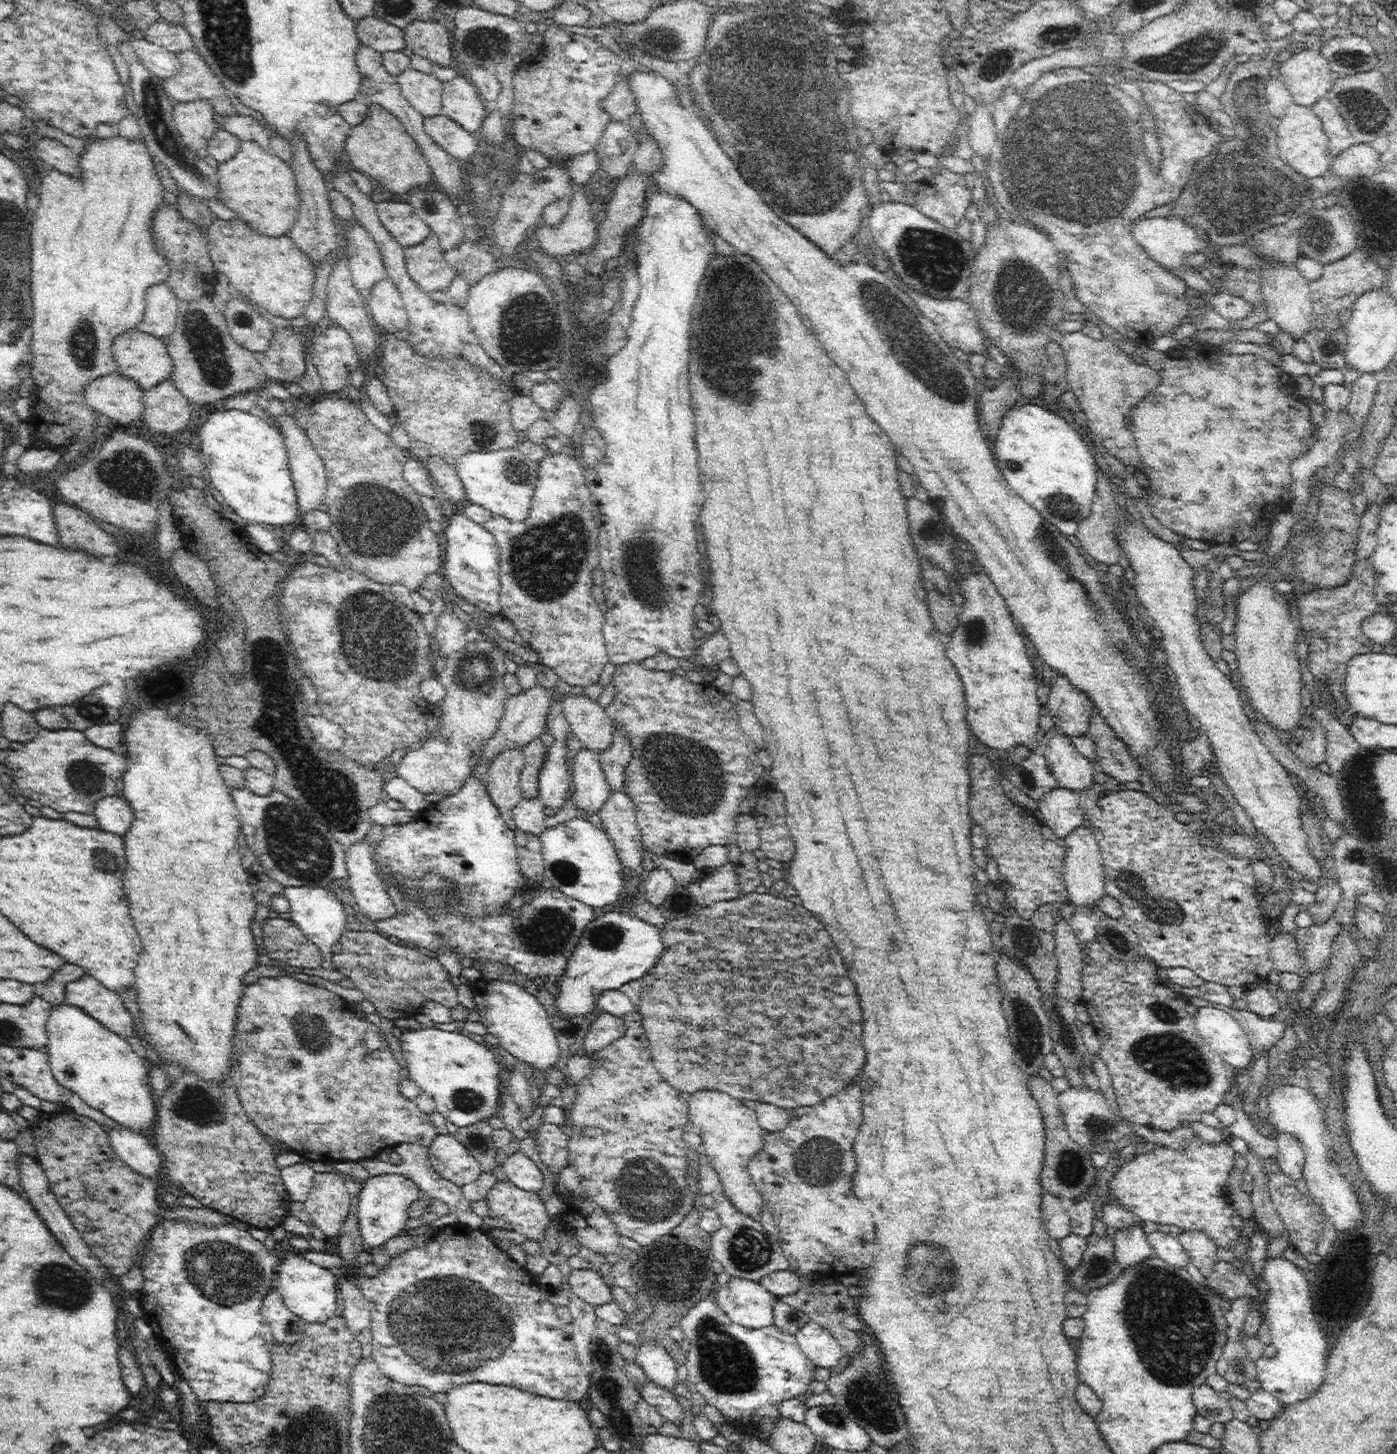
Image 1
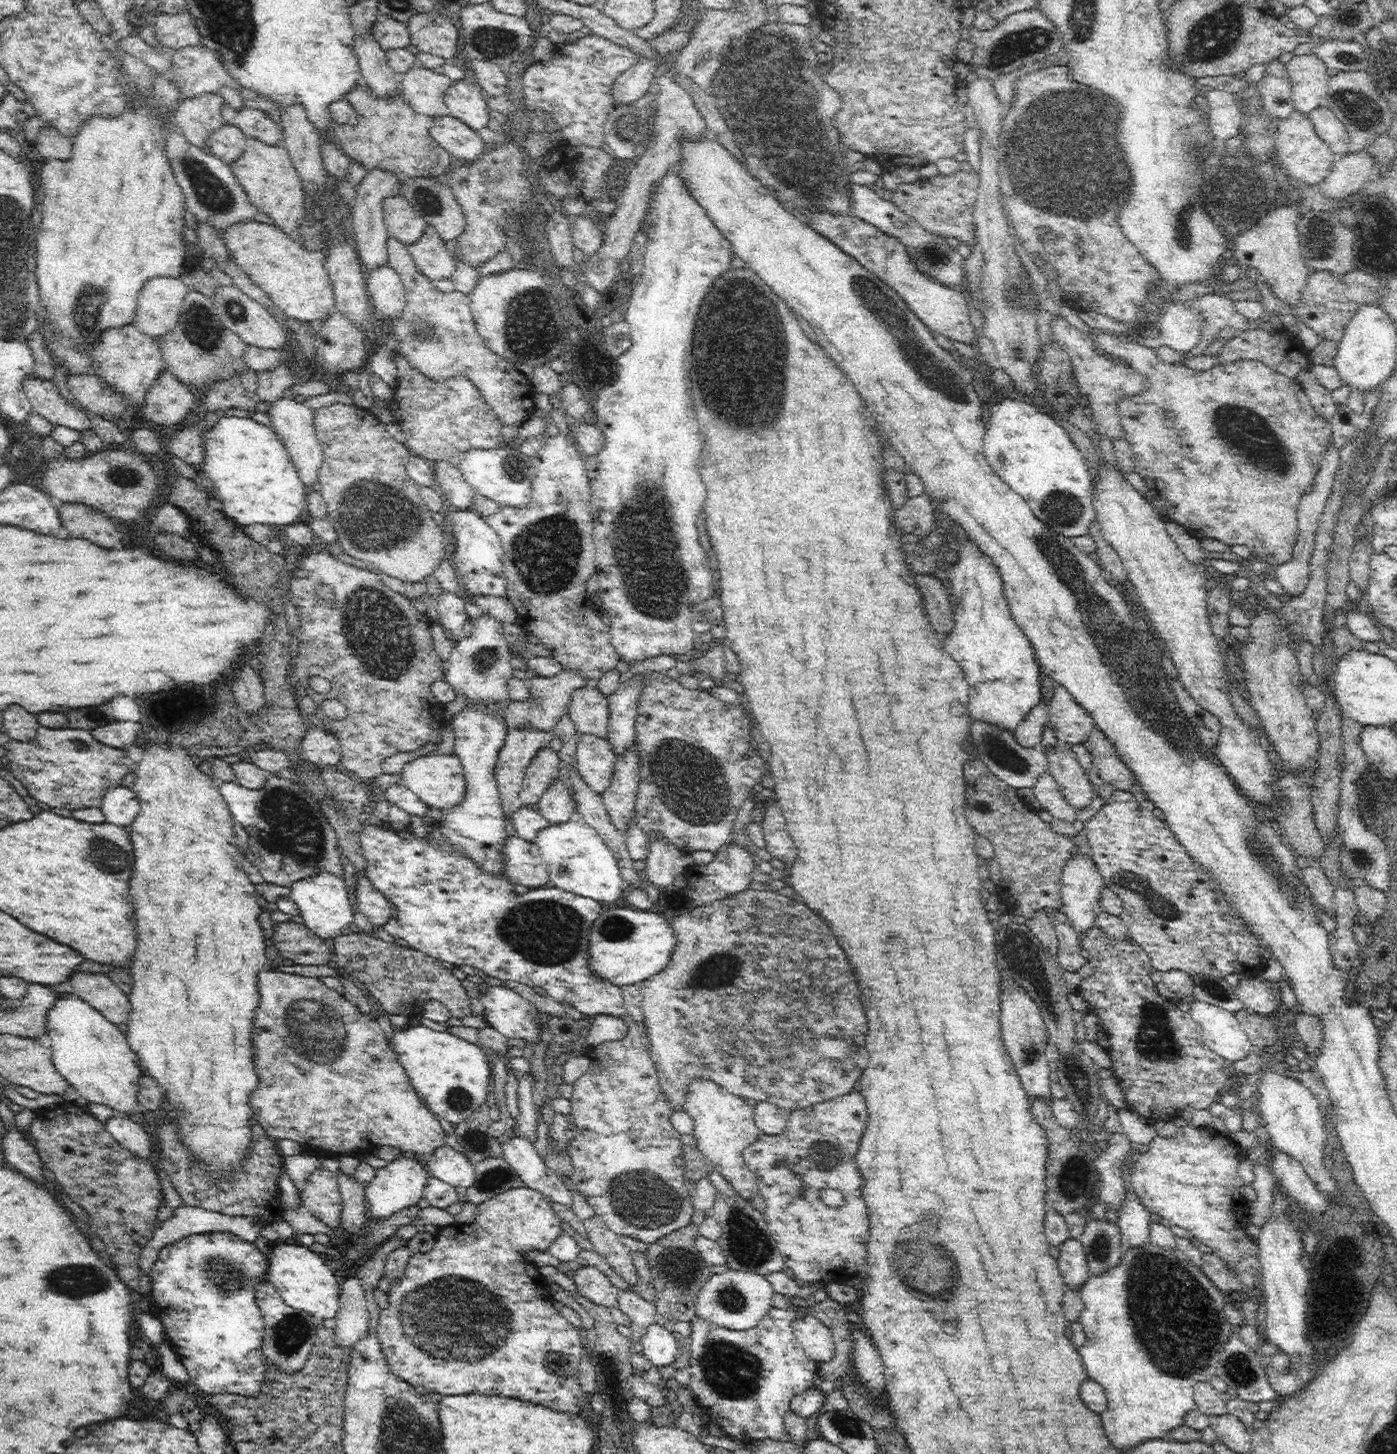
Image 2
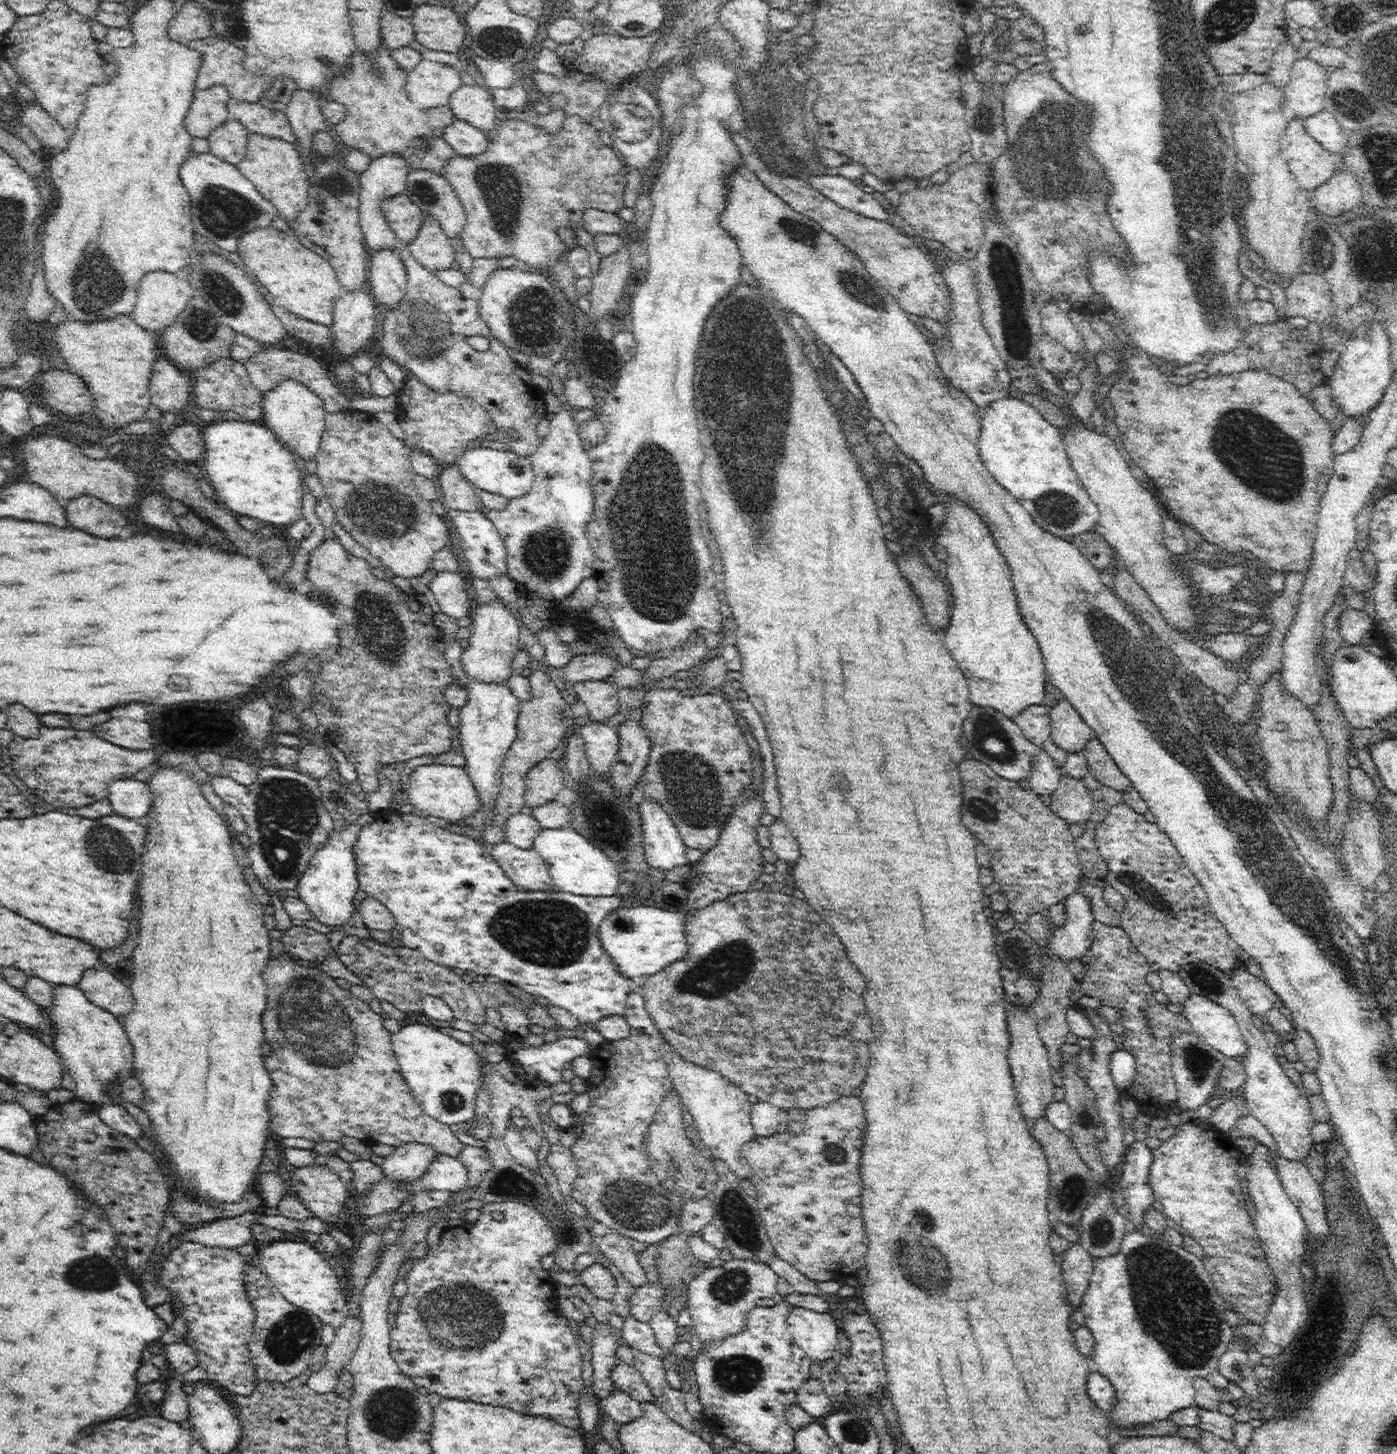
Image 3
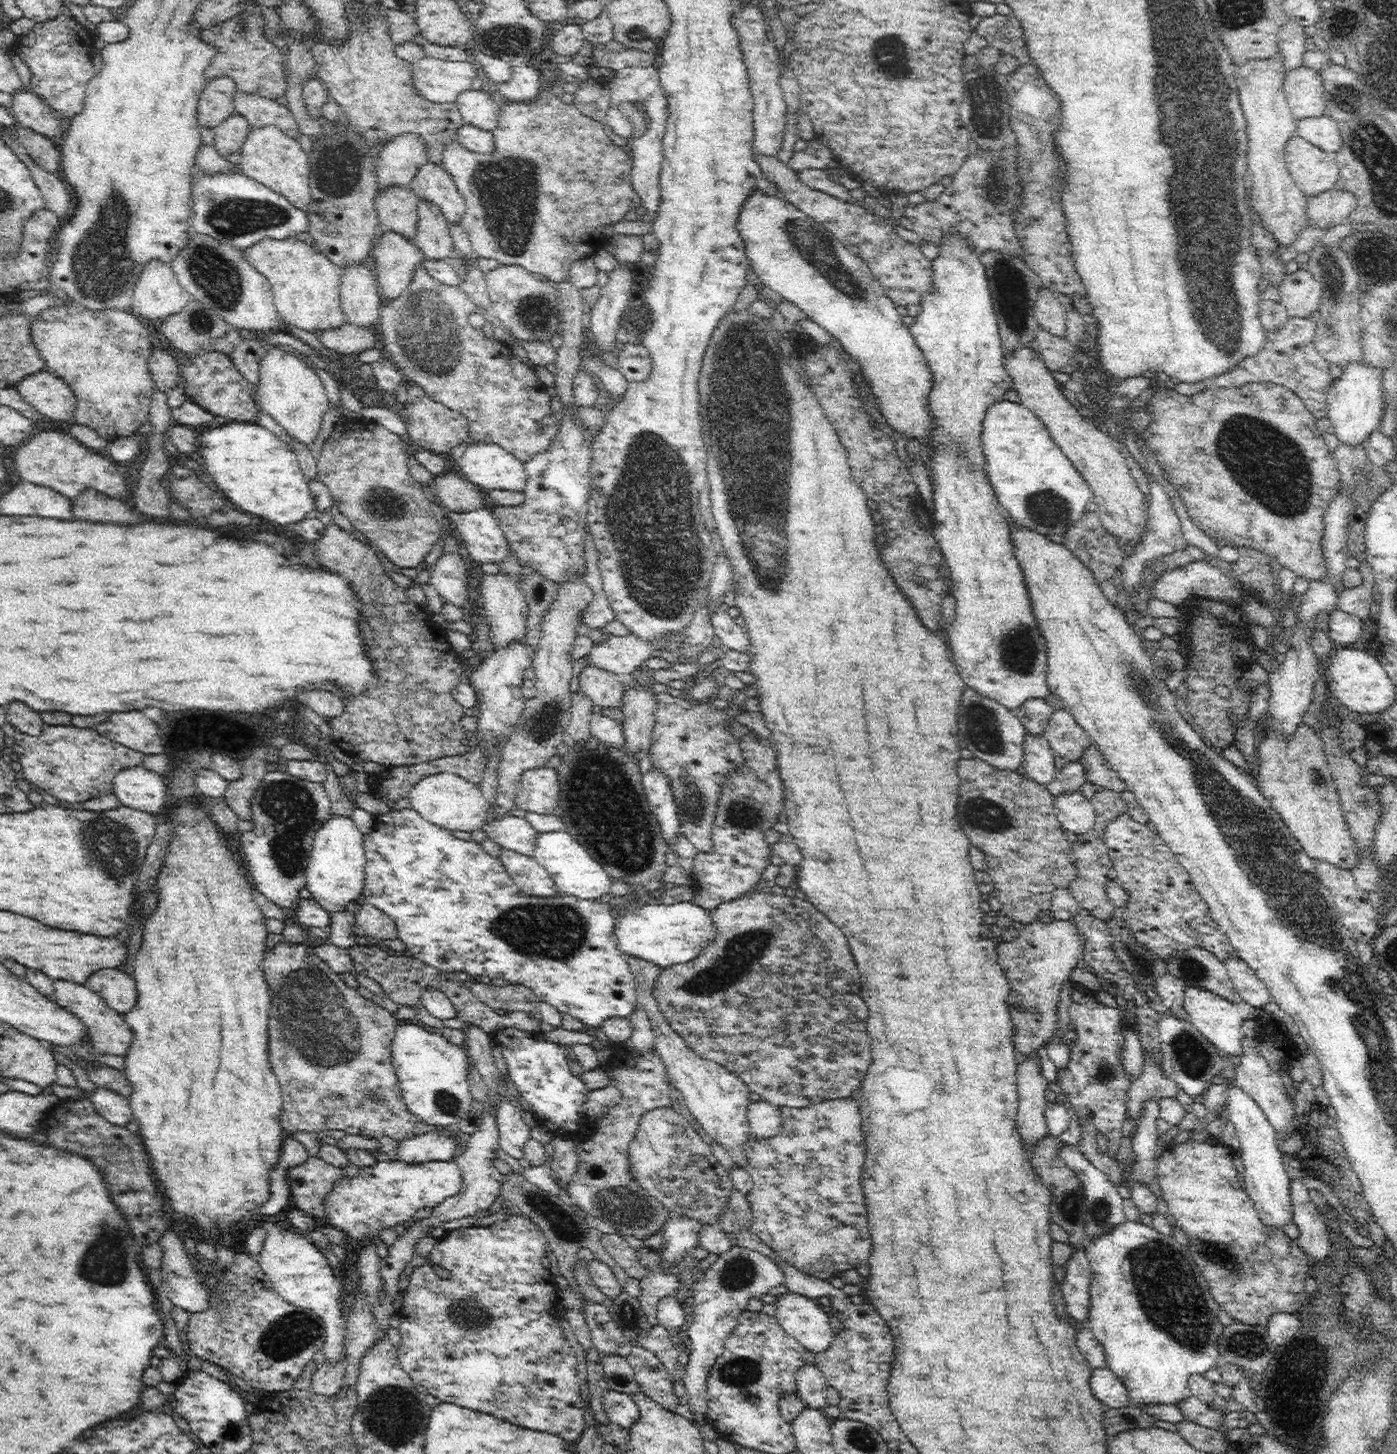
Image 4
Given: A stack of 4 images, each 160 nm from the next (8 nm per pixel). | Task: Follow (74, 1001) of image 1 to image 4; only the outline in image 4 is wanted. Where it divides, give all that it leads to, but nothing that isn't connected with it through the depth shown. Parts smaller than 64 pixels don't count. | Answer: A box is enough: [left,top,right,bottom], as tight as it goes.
[84,970,136,1014]

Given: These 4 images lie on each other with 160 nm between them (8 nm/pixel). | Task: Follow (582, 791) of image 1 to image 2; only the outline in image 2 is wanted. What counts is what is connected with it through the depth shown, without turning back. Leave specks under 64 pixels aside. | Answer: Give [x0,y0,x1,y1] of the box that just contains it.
[573,734,617,796]

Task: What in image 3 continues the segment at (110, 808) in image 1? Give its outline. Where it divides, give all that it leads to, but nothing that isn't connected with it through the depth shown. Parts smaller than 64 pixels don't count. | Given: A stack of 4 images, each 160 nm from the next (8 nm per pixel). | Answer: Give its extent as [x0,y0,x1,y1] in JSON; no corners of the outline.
[108,777,152,821]

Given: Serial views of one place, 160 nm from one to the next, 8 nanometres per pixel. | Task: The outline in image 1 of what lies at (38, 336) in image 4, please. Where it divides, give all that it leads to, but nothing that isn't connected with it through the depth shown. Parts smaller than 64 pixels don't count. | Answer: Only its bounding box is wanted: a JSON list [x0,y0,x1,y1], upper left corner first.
[113,328,174,391]

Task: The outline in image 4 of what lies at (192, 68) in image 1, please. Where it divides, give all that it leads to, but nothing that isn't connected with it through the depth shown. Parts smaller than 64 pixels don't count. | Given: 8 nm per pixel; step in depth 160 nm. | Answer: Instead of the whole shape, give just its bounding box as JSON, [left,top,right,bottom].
[197,12,288,100]

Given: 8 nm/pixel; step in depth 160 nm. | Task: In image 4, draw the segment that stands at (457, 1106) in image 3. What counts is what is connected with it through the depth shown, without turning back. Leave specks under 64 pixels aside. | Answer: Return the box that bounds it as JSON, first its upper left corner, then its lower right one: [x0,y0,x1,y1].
[391,1024,472,1126]

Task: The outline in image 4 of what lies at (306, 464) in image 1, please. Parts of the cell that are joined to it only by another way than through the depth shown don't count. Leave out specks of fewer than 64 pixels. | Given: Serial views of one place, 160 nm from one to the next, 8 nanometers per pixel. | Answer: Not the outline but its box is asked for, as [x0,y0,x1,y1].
[255,347,330,447]

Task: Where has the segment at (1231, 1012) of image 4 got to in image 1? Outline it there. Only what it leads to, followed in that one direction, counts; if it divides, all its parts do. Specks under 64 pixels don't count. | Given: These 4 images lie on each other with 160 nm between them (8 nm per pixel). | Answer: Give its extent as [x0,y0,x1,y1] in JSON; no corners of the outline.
[1194,1007,1257,1070]

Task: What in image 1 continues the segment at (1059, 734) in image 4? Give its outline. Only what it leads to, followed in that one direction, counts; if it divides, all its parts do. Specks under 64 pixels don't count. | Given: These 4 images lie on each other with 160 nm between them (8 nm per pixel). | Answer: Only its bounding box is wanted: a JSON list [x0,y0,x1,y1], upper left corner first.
[1047,676,1093,736]

